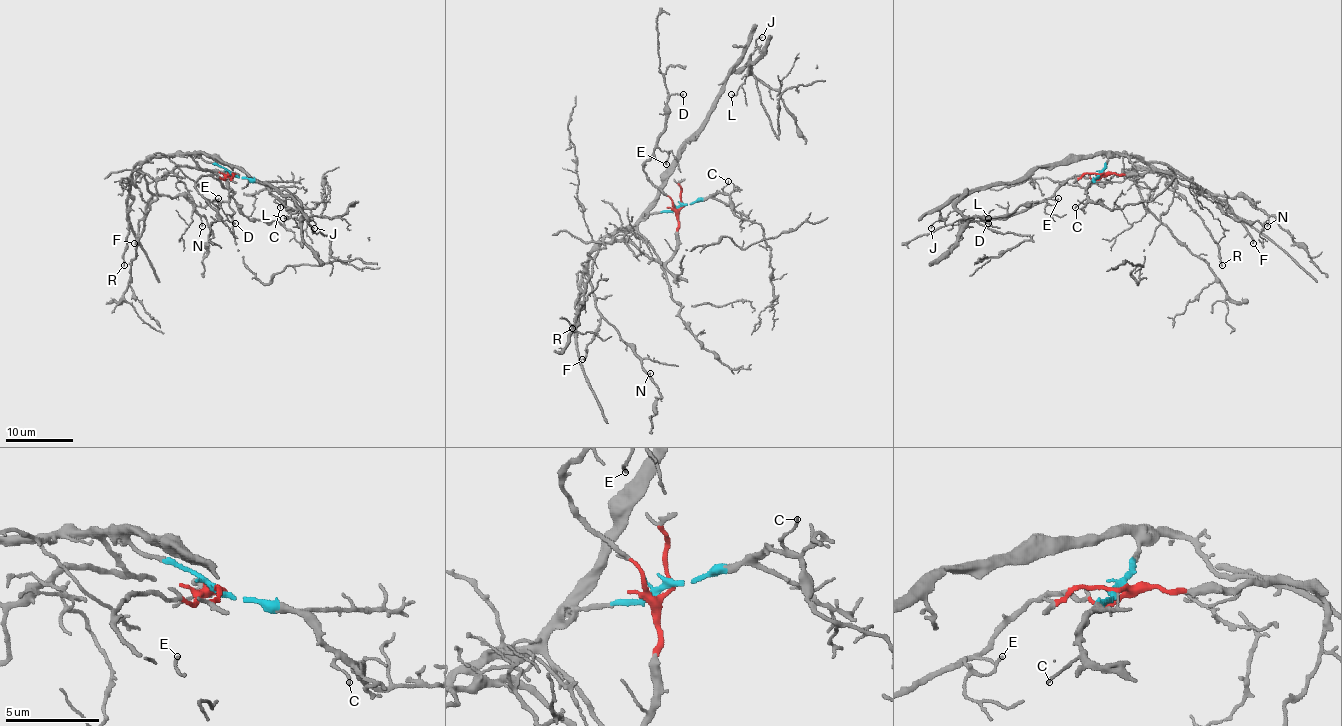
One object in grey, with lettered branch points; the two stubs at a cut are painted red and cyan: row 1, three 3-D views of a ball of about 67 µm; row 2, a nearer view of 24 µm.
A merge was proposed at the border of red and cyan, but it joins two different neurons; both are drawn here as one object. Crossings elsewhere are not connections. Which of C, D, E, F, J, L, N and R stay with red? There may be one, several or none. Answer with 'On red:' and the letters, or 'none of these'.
On red: D, E

